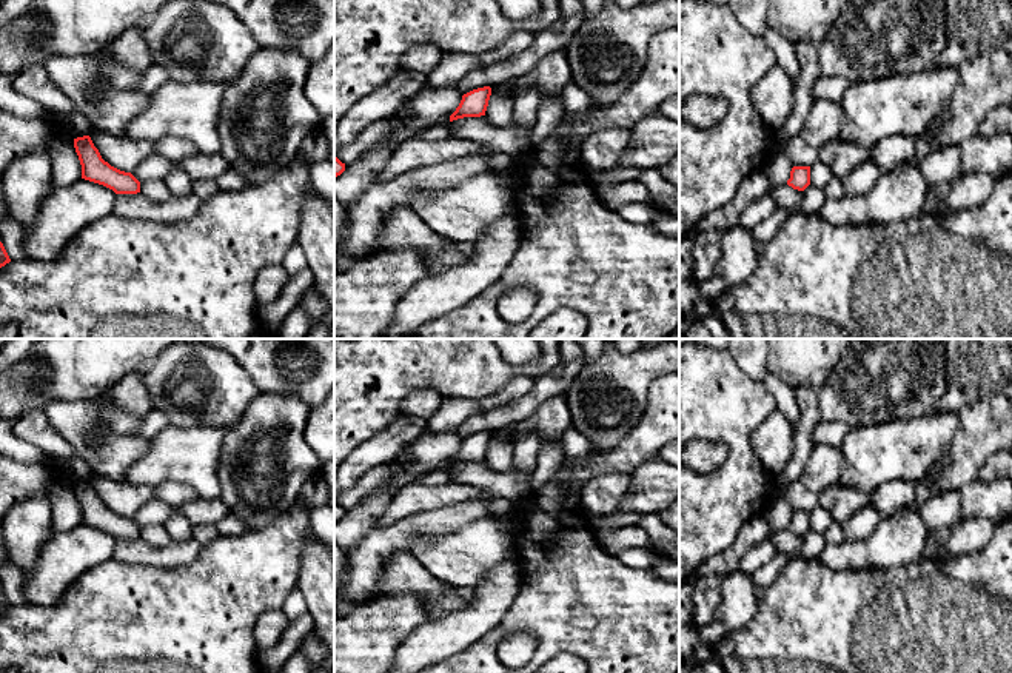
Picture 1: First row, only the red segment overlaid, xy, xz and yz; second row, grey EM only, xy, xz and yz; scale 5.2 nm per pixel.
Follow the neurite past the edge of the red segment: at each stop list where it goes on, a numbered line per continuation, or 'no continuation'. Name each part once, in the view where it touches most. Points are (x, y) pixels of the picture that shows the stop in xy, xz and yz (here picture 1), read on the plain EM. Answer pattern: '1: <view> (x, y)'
no continuation

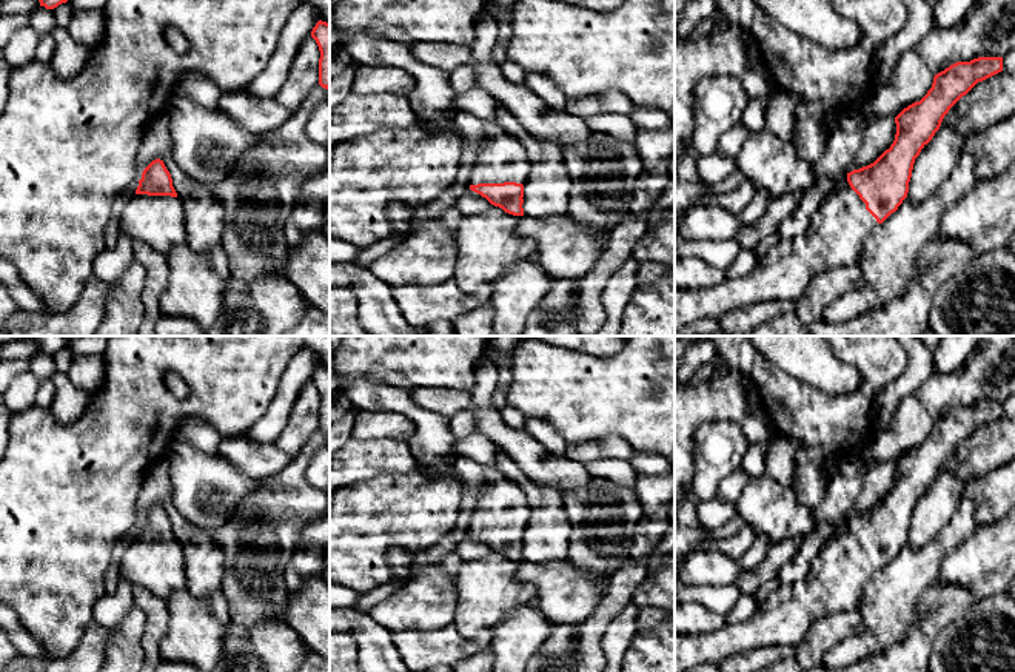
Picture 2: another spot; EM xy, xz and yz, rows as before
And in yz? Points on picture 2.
1: yz (838, 574)

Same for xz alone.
1: xz (501, 503)

